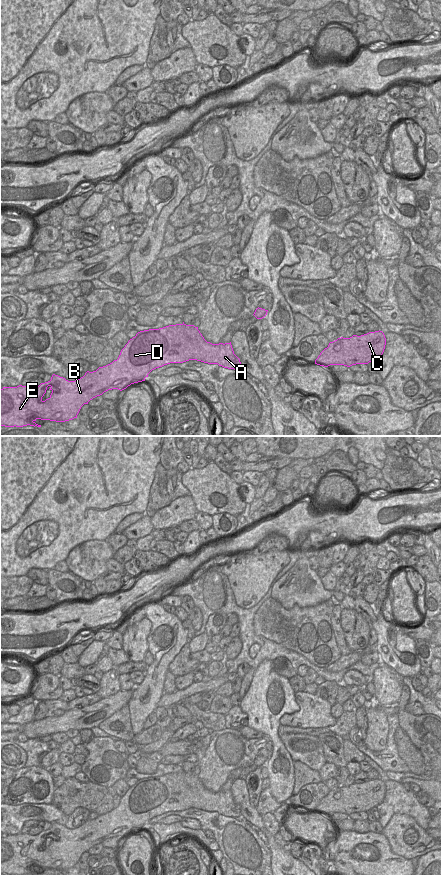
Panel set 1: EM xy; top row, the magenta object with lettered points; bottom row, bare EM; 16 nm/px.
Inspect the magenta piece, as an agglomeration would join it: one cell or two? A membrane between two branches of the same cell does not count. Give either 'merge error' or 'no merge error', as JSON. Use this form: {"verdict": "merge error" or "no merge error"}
{"verdict": "no merge error"}

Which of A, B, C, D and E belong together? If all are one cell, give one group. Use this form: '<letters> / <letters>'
A B C D E

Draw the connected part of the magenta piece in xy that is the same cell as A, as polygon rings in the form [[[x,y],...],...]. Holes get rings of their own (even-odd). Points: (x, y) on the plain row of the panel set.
[[[182,772],[169,773],[159,777],[140,779],[130,787],[121,798],[117,808],[99,815],[96,819],[87,819],[83,825],[75,829],[68,829],[63,825],[53,822],[51,828],[41,831],[37,835],[22,834],[3,835],[0,838],[0,874],[23,875],[37,874],[37,867],[65,870],[77,866],[84,852],[88,852],[93,846],[102,843],[112,837],[120,839],[134,831],[145,829],[148,822],[159,815],[170,811],[183,811],[189,808],[197,808],[208,812],[218,812],[228,817],[239,817],[240,807],[234,802],[231,790],[212,792],[207,790],[198,775]],[[47,835],[52,839],[45,849],[42,845]]]

